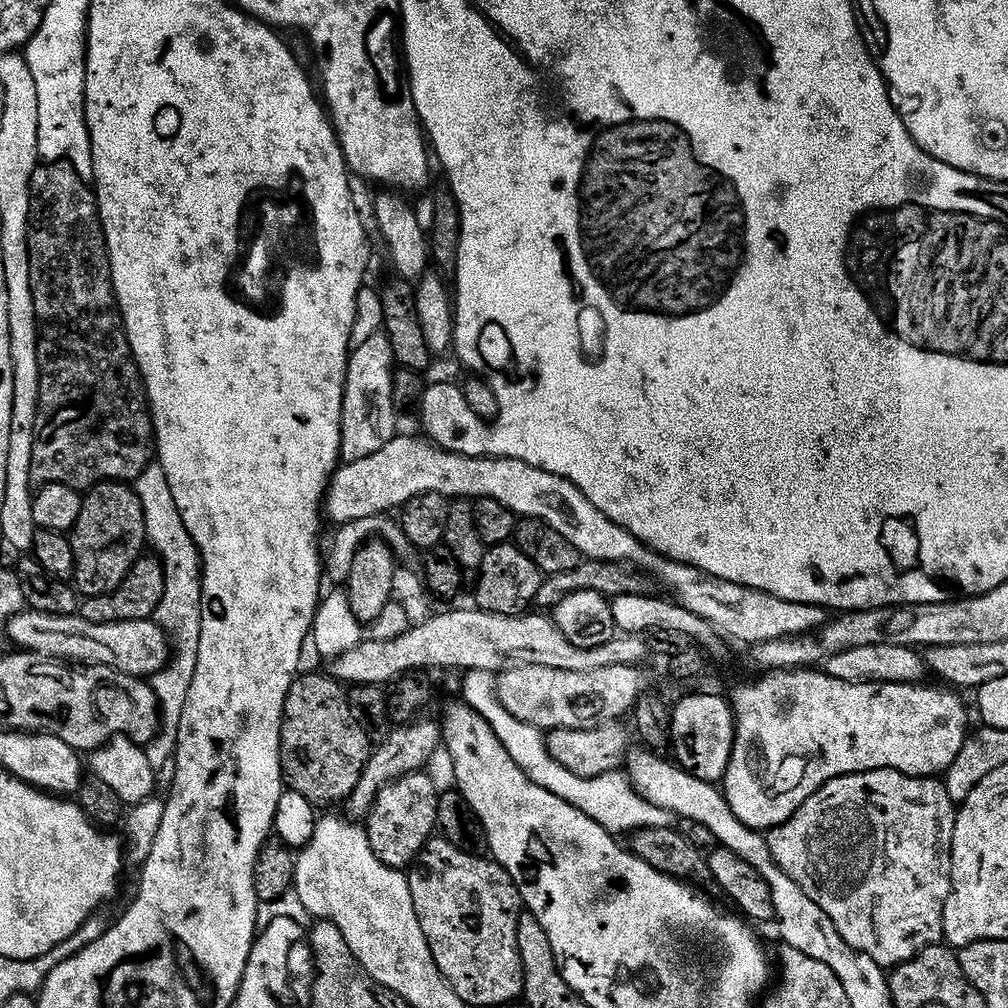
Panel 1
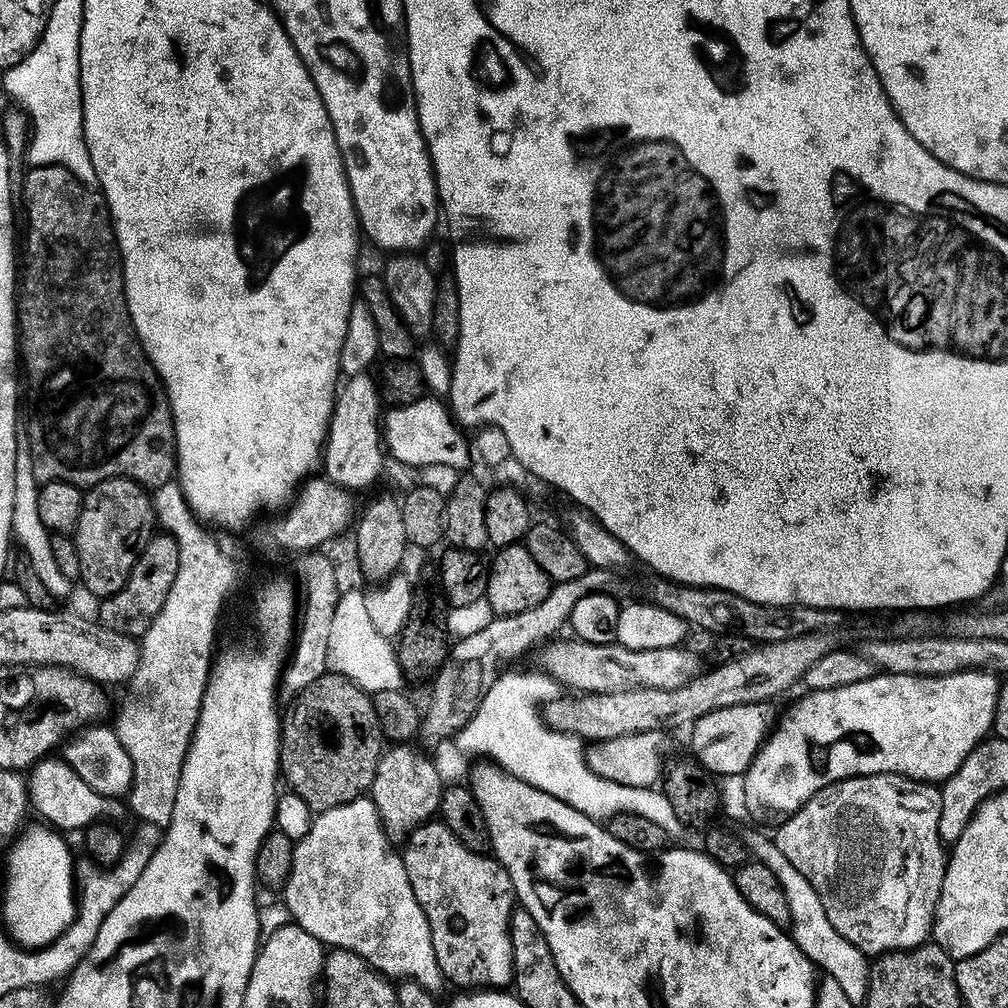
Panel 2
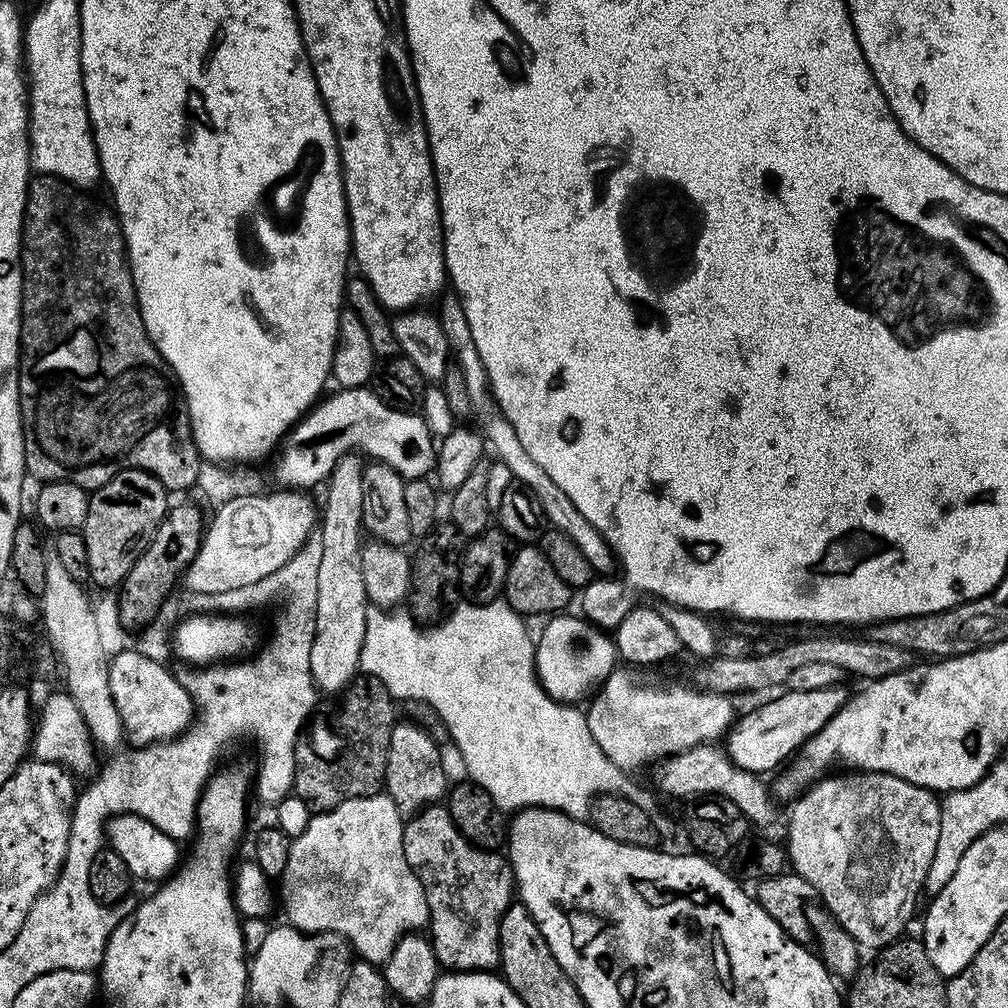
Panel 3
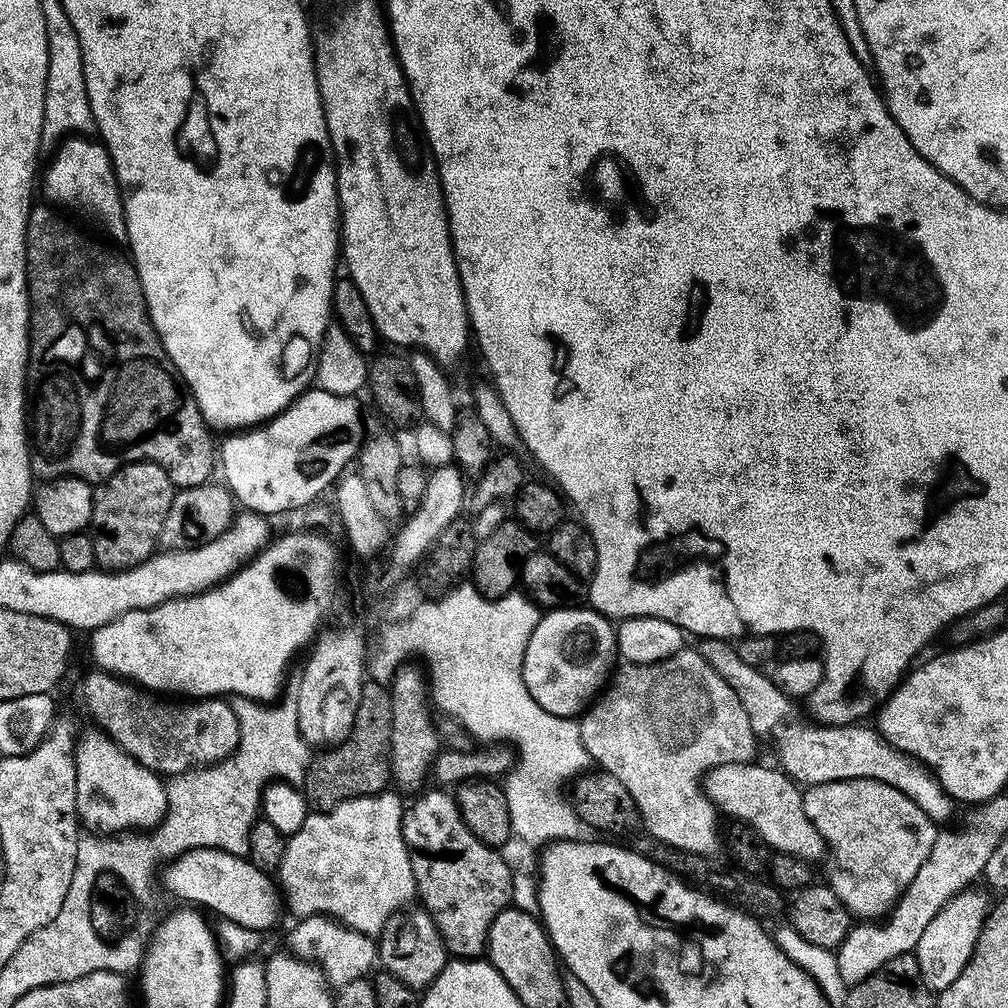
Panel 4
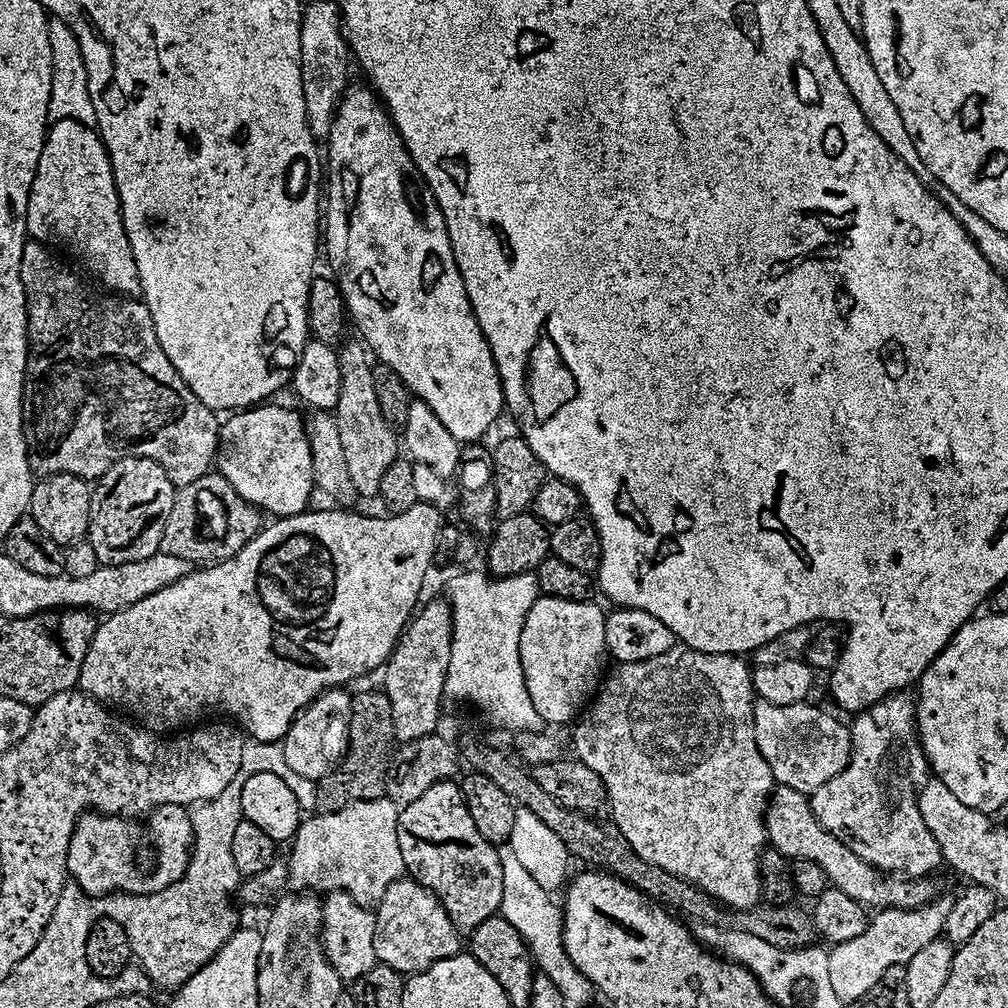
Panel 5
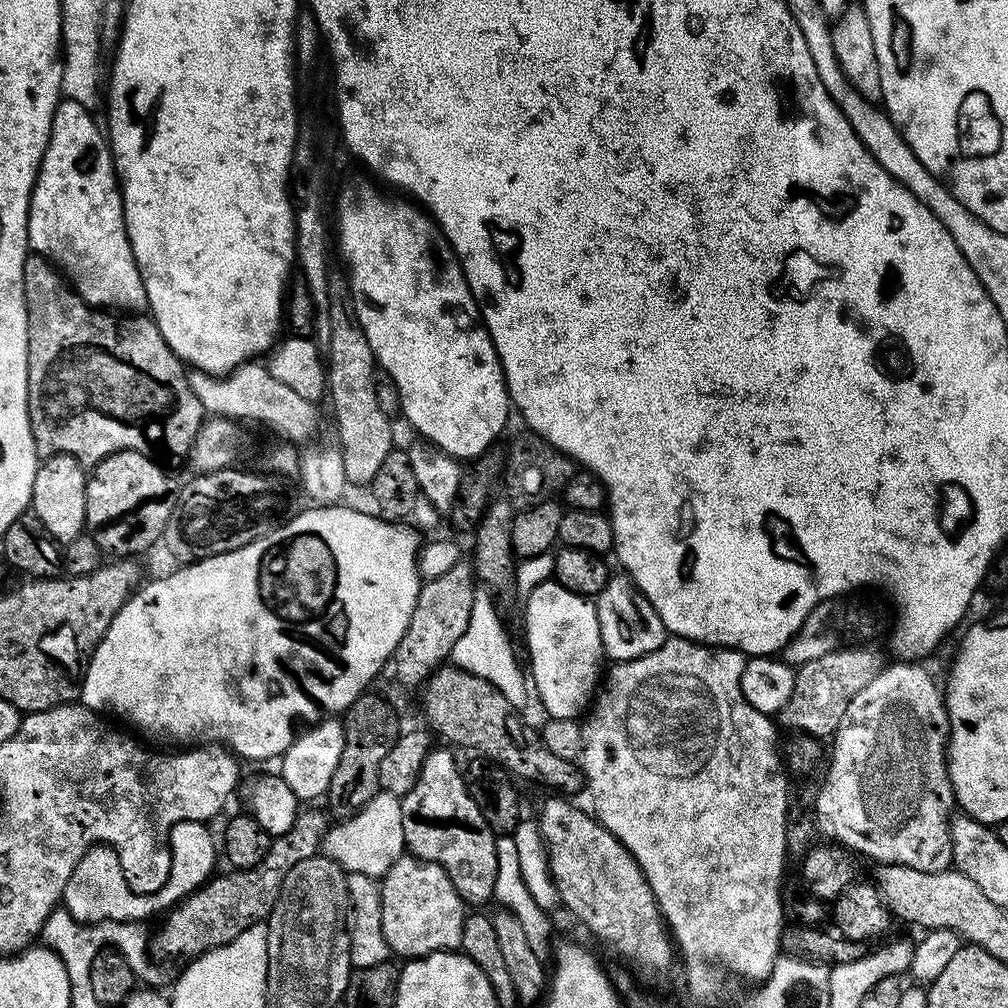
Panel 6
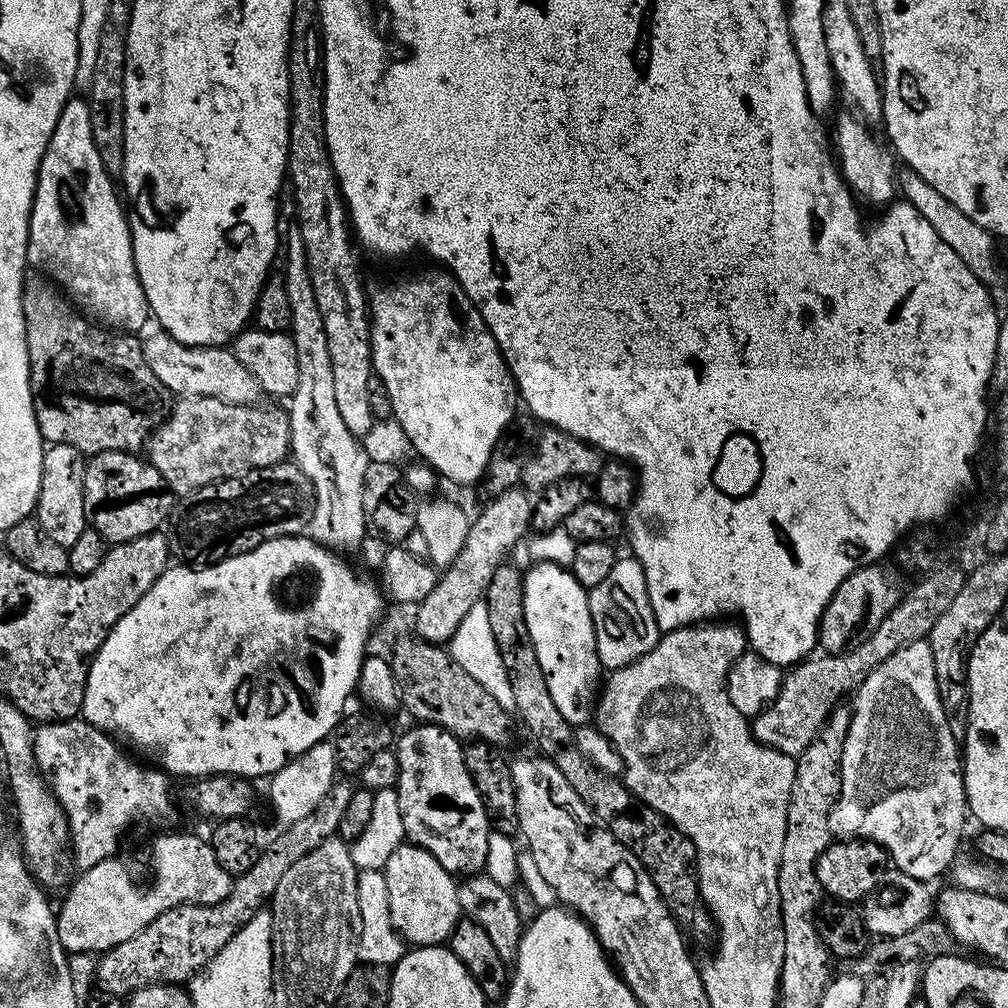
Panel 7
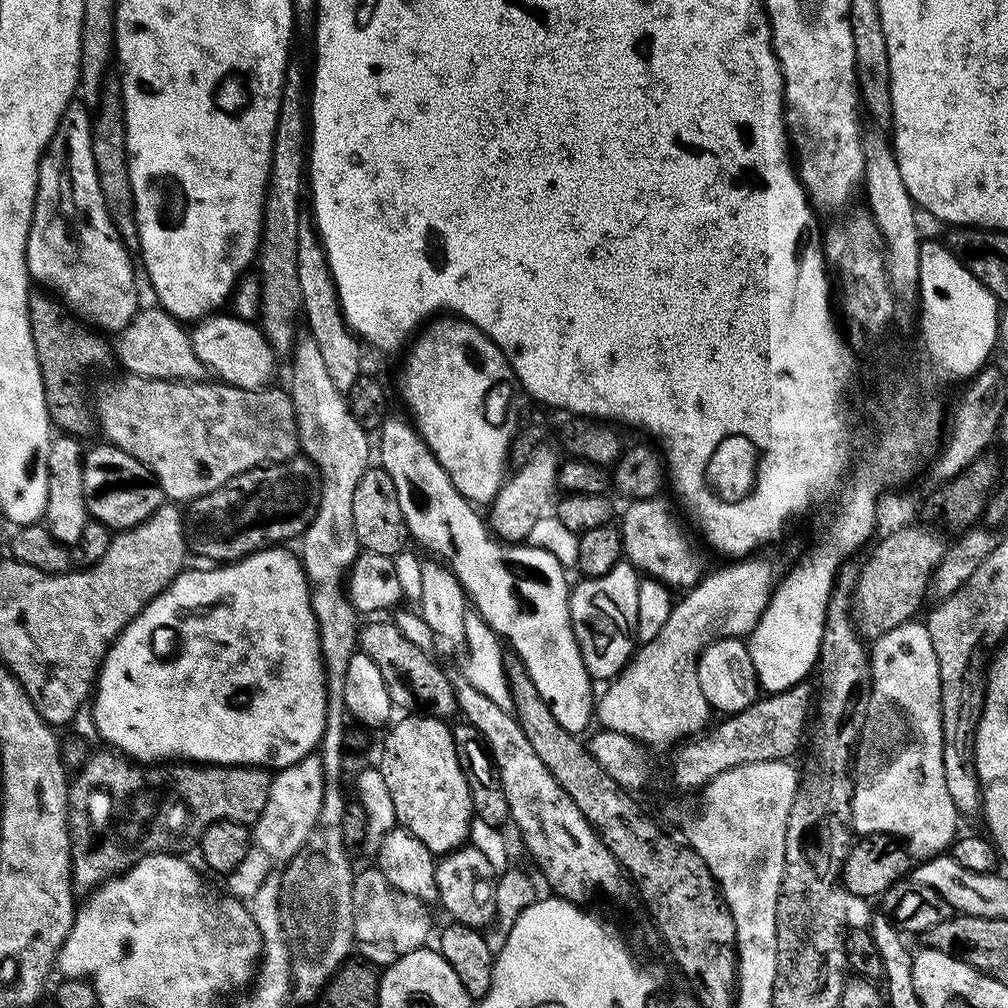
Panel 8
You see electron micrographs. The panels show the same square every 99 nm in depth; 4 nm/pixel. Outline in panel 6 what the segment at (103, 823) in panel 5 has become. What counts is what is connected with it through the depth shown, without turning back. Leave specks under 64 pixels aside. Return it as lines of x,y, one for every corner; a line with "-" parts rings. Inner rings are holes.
107,846
91,848
78,862
74,874
70,874
70,882
66,882
62,904
80,924
96,924
100,920
144,922
147,916
165,911
160,898
132,893
126,869
120,864
113,848

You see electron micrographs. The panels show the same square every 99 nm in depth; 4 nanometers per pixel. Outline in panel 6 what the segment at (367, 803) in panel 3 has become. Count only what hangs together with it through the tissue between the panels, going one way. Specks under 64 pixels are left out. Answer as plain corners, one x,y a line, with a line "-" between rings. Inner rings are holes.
379,791
365,808
350,817
333,823
324,836
322,852
340,863
345,873
357,872
373,878
382,878
400,856
405,855
406,845
402,834
401,797

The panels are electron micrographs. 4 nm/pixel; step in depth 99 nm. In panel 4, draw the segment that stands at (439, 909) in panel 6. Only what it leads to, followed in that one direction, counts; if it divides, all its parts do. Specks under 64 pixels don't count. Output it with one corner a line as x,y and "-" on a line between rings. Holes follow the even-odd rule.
409,906
393,912
380,931
378,937
378,960
383,971
397,976
406,986
414,990
423,990
442,974
448,964
450,954
442,942
438,926
430,918
428,911
422,906

